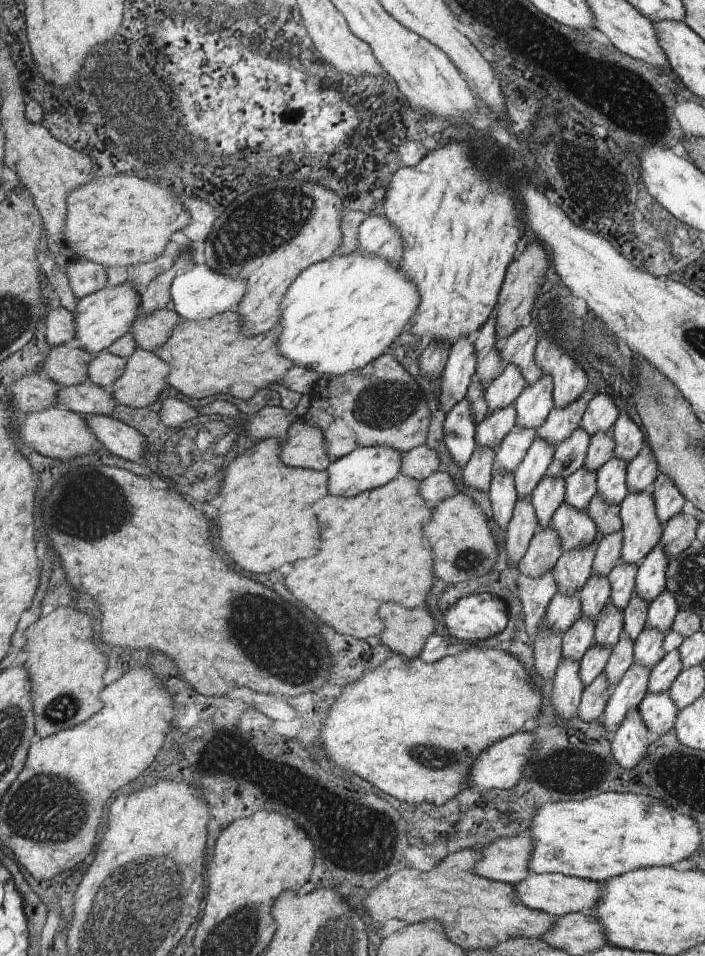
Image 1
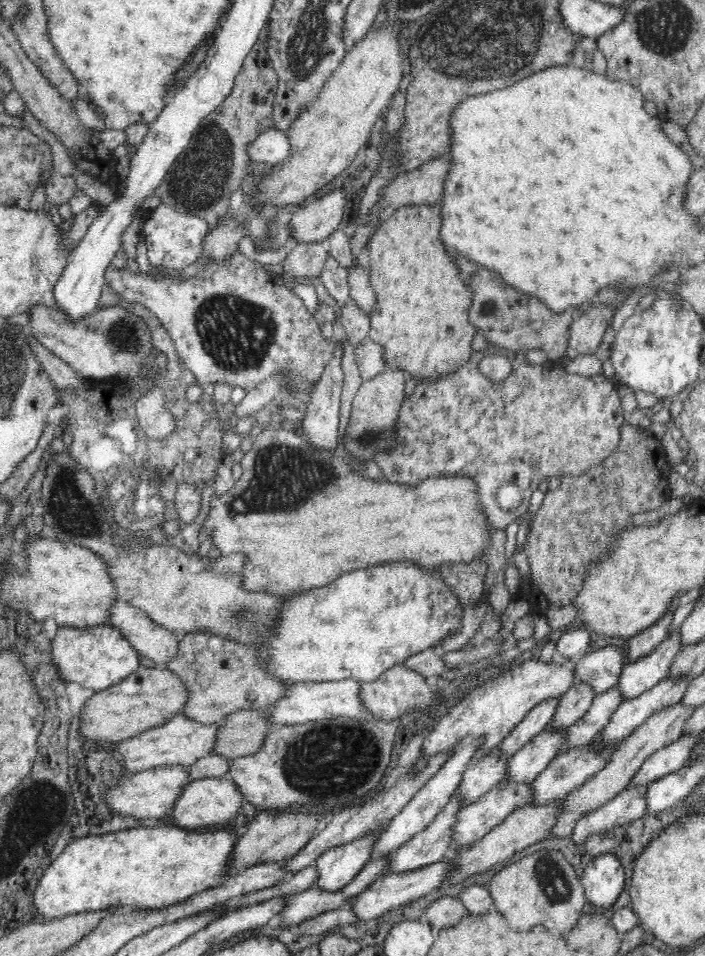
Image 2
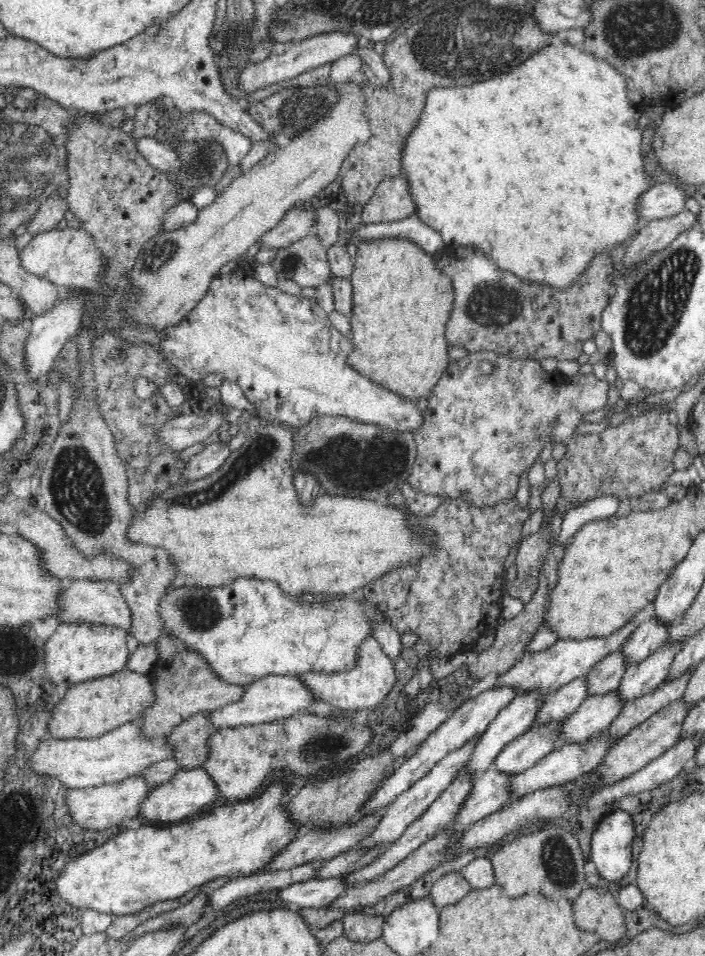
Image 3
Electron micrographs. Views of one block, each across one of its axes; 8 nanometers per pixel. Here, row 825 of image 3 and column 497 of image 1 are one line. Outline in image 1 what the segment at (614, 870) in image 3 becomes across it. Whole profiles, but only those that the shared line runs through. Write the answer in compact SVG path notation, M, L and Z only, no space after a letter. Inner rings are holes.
M494 594L465 596L446 610L446 628L458 640L476 642L492 638L510 622L506 602Z

